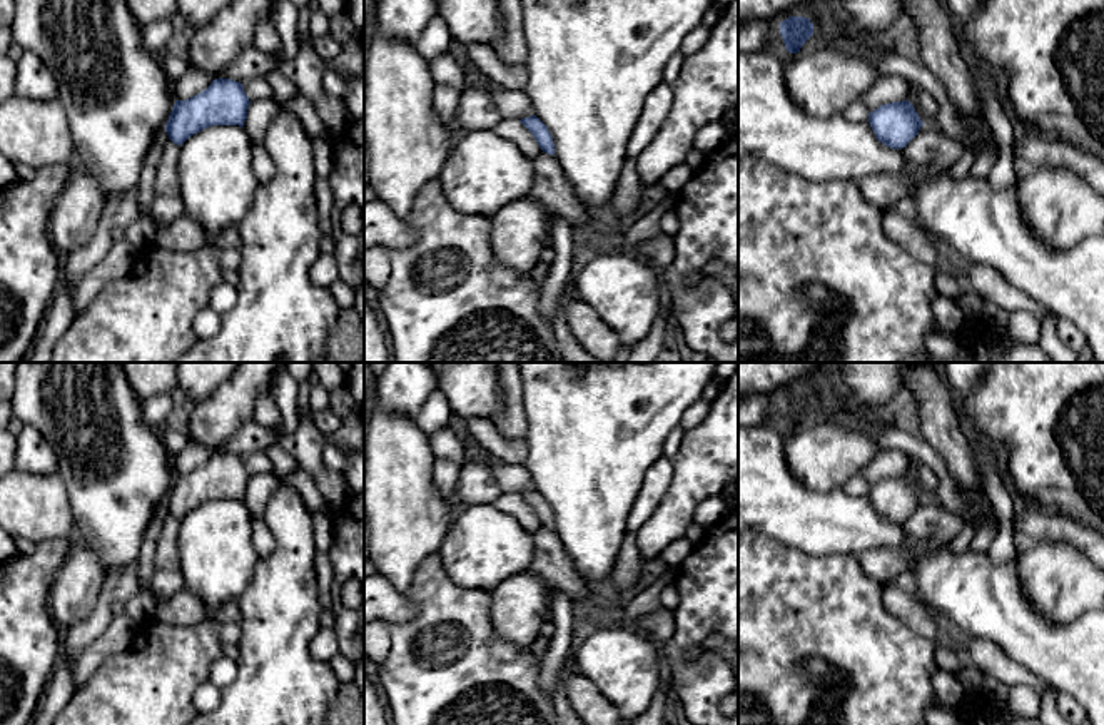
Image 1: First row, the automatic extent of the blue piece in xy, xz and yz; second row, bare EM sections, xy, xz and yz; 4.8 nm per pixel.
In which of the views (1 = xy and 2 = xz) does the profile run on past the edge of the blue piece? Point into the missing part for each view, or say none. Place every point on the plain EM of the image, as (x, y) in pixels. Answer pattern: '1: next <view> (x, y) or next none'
1: next none
2: next none

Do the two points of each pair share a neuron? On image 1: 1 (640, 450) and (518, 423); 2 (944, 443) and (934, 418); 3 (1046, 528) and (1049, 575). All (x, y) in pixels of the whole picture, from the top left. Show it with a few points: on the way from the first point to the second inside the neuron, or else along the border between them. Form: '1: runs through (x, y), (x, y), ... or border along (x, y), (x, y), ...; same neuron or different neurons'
1: border along (521, 386), (526, 440); different neurons
2: runs through (944, 436), (941, 425); same neuron
3: border along (1022, 542), (1063, 540), (1084, 555); different neurons

